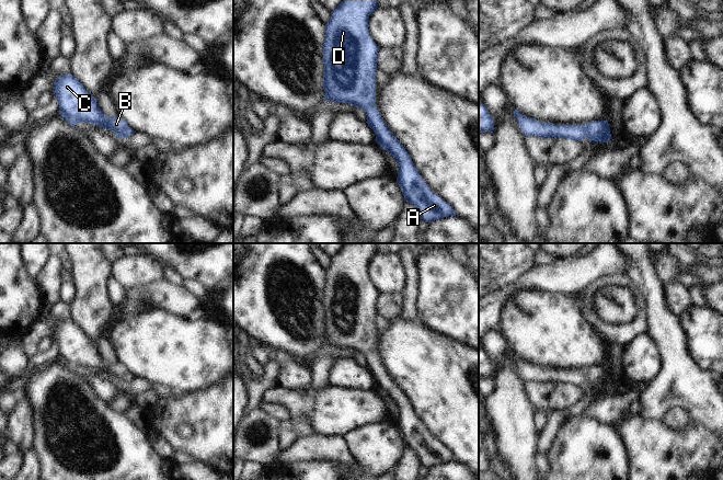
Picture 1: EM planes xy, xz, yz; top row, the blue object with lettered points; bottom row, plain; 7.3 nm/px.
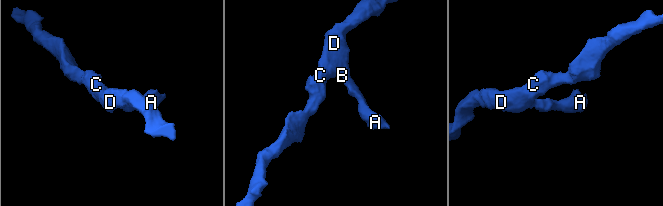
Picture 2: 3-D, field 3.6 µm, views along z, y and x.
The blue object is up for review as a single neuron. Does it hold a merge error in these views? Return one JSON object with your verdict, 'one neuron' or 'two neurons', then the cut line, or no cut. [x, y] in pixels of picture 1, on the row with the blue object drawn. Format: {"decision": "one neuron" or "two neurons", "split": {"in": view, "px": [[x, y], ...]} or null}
{"decision": "one neuron", "split": null}

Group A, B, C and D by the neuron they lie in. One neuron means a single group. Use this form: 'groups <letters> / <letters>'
groups A B C D

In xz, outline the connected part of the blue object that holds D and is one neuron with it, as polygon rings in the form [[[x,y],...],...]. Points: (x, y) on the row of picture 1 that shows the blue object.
[[[343,0],[333,11],[325,26],[323,42],[323,89],[324,101],[349,103],[365,111],[368,126],[376,135],[376,142],[390,152],[399,165],[397,183],[405,202],[417,209],[421,219],[431,222],[435,219],[456,216],[452,207],[436,195],[416,170],[410,155],[385,125],[375,104],[377,54],[379,47],[368,34],[368,19],[377,8],[377,0]]]

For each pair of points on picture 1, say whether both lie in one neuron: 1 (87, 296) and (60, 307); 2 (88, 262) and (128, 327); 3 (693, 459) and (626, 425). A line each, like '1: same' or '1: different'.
1: different
2: different
3: same

